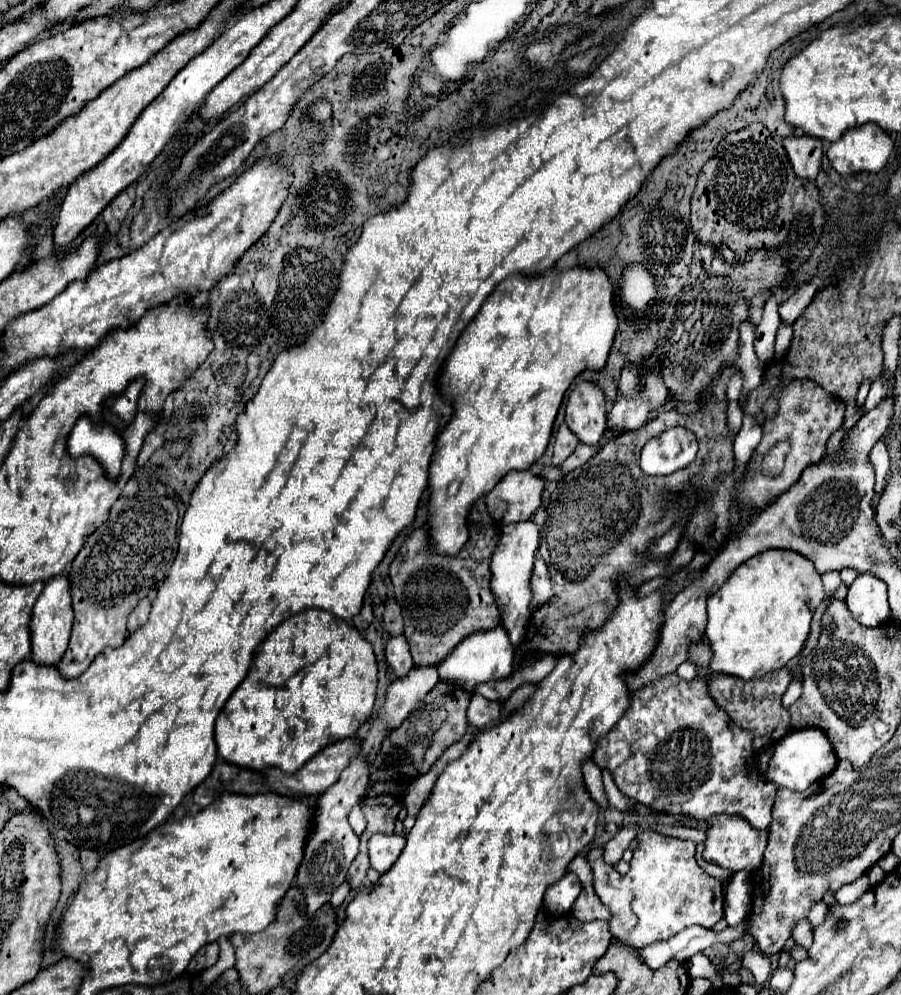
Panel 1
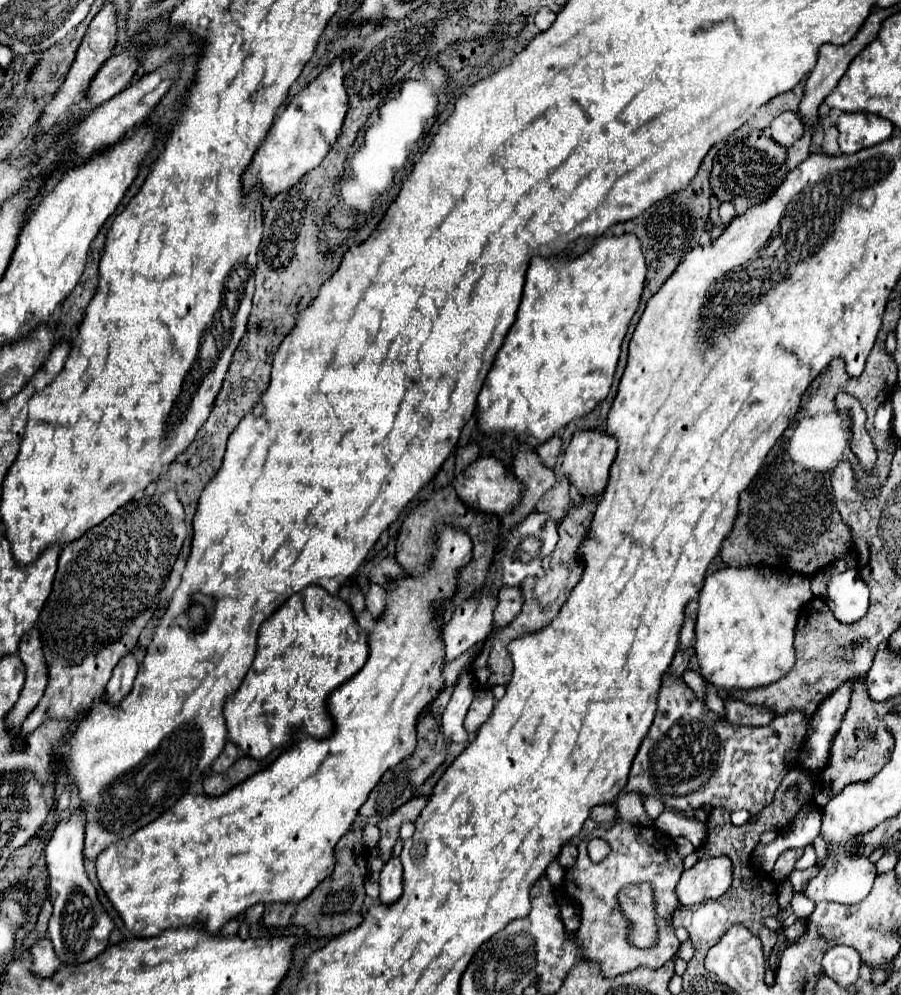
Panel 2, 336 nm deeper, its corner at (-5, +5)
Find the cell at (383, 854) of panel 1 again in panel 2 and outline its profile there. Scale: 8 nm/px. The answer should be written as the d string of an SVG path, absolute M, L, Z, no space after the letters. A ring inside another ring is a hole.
M392 856L382 872L380 872L380 900L384 904L392 904L402 894L402 864L396 856Z

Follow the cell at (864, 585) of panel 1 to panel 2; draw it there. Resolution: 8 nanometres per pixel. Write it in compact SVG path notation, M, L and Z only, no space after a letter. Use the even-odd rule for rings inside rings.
M846 570L828 582L826 604L840 622L856 622L868 612L870 590L856 570Z

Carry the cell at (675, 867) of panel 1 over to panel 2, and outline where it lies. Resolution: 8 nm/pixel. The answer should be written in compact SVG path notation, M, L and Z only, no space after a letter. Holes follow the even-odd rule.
M618 820L612 828L596 828L592 830L582 842L578 844L580 856L578 862L566 870L566 888L564 892L574 900L580 902L580 928L578 928L578 942L582 946L582 956L588 960L598 960L604 966L604 974L608 978L614 978L618 974L626 974L628 970L642 966L648 968L660 968L664 962L672 960L676 956L676 934L670 926L670 916L678 908L678 896L676 896L676 884L680 880L680 874L684 872L682 856L676 850L676 844L670 836L660 834L656 828L640 828L630 822ZM592 838L604 838L608 840L612 852L608 858L600 864L592 864L588 858L588 842ZM638 882L650 882L654 886L656 896L656 922L658 922L658 946L652 950L640 950L628 942L630 932L630 920L624 916L618 892L626 884L638 884Z

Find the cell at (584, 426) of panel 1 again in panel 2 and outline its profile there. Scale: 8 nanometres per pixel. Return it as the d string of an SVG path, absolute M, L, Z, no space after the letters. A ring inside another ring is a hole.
M578 430L574 432L564 452L562 472L572 484L576 484L580 494L596 496L604 490L608 482L608 472L610 472L614 458L616 458L616 438L614 436L608 436L608 432L598 432L598 430Z

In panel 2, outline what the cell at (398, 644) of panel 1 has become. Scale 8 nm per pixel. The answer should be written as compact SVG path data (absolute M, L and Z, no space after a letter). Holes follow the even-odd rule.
M370 584L370 592L366 596L366 608L372 612L374 620L378 620L386 612L386 590L382 586Z

